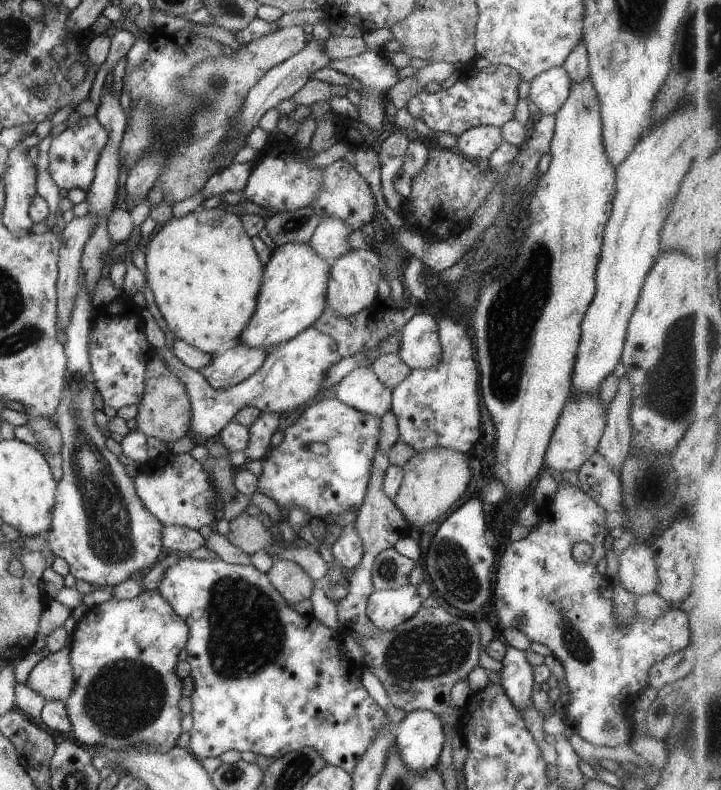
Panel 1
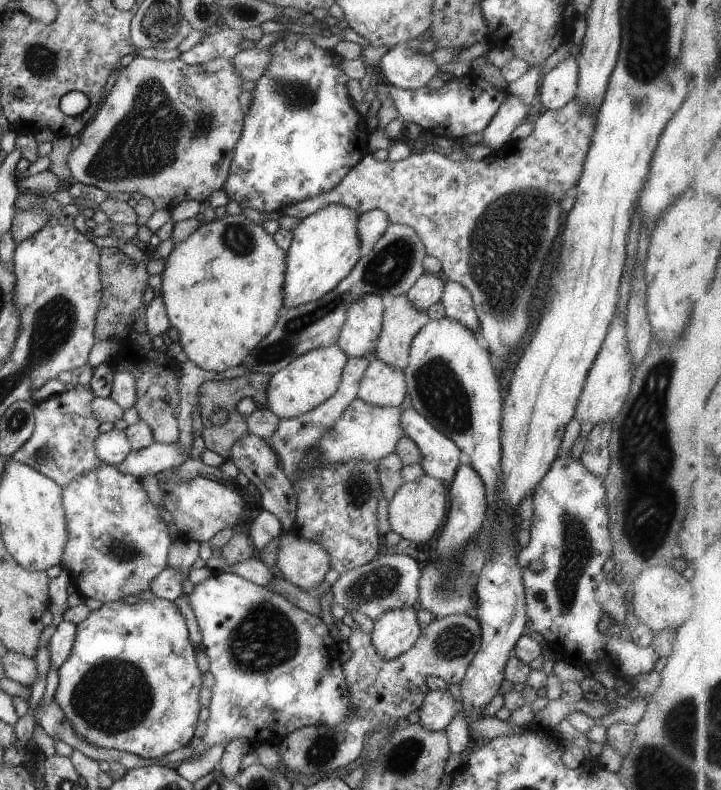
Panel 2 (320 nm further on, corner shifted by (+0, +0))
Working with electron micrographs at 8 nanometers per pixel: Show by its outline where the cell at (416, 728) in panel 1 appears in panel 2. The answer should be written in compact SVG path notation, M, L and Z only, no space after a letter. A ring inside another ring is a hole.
M449 689L429 691L416 710L418 723L429 732L444 729L456 713L453 710L455 704Z

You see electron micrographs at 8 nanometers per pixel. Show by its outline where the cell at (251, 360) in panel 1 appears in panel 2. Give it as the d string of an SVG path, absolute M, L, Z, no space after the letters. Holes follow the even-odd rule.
M388 223L385 232L372 244L366 255L356 260L347 273L331 290L317 300L281 311L273 328L247 353L241 366L250 373L272 375L291 360L317 347L336 342L340 328L347 318L346 310L352 301L363 295L405 295L419 276L425 274L423 257L427 255L423 242L411 227Z

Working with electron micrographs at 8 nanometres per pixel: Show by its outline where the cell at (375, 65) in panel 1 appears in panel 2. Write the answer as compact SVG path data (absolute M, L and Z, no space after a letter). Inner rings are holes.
M397 43L385 51L375 69L383 74L382 80L387 85L415 90L439 75L437 67L431 53L421 53L406 43Z

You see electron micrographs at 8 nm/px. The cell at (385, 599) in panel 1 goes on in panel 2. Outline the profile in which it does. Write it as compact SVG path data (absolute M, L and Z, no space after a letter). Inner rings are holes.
M403 607L385 611L373 621L370 641L382 659L395 659L411 648L420 633L416 614L412 607Z

